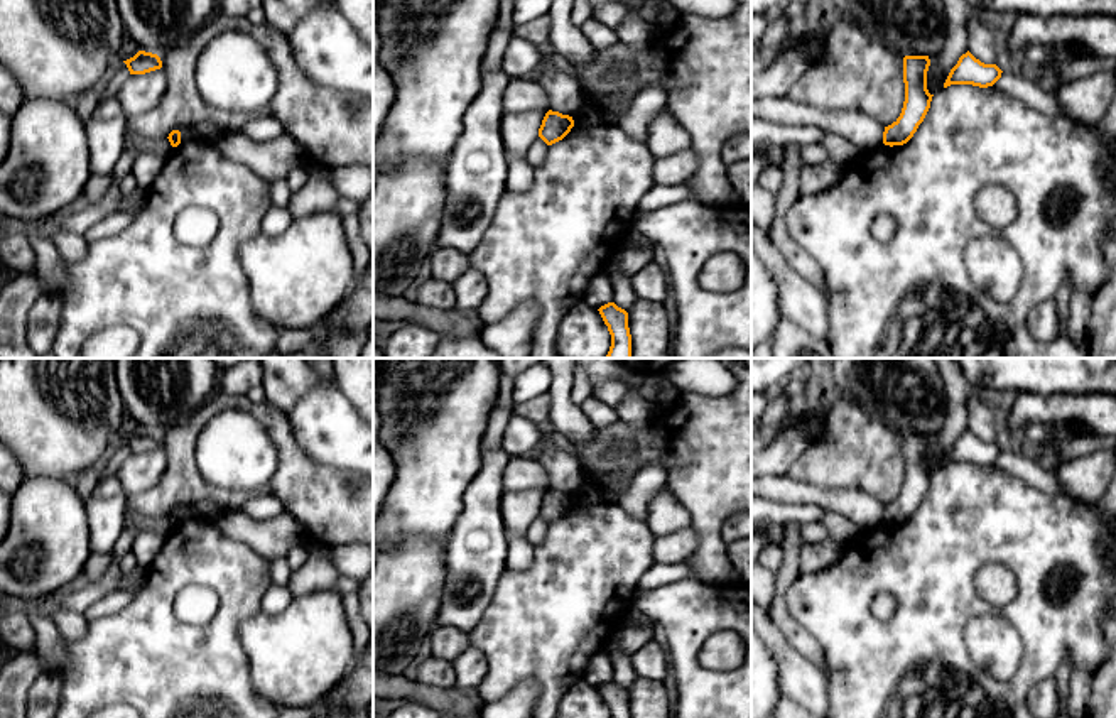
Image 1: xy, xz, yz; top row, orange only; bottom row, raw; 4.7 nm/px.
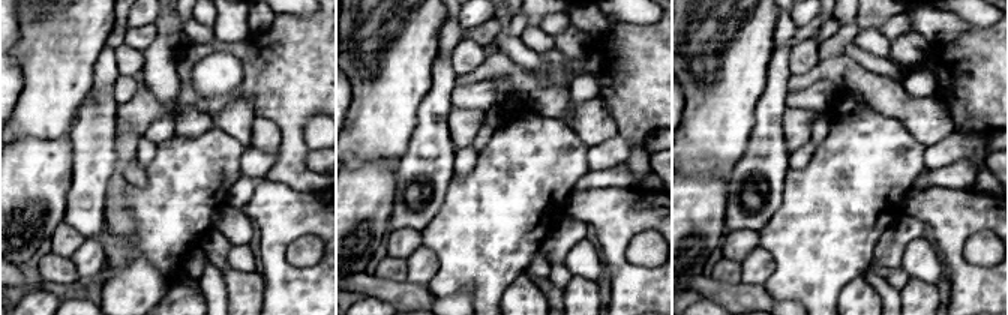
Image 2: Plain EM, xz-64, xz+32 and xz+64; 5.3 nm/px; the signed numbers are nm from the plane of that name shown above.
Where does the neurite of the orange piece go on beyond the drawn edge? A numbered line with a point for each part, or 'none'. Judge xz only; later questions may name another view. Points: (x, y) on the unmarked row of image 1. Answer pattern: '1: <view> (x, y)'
none

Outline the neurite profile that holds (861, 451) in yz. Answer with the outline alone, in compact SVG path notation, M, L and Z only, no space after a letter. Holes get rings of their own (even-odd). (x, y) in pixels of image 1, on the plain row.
M834 397L824 424L826 441L807 448L788 476L829 490L861 490L883 507L897 500L905 480L905 434L842 397Z

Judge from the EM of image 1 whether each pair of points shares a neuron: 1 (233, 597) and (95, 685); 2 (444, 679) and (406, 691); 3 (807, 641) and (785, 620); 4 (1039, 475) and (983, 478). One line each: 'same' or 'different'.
1: same
2: different
3: same
4: different

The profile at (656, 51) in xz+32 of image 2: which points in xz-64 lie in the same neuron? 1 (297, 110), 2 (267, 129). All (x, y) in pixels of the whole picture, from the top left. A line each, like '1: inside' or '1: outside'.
1: inside
2: outside

